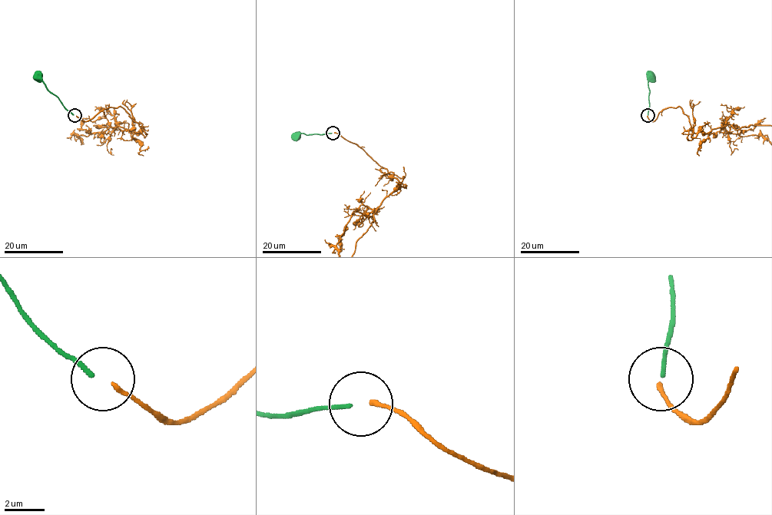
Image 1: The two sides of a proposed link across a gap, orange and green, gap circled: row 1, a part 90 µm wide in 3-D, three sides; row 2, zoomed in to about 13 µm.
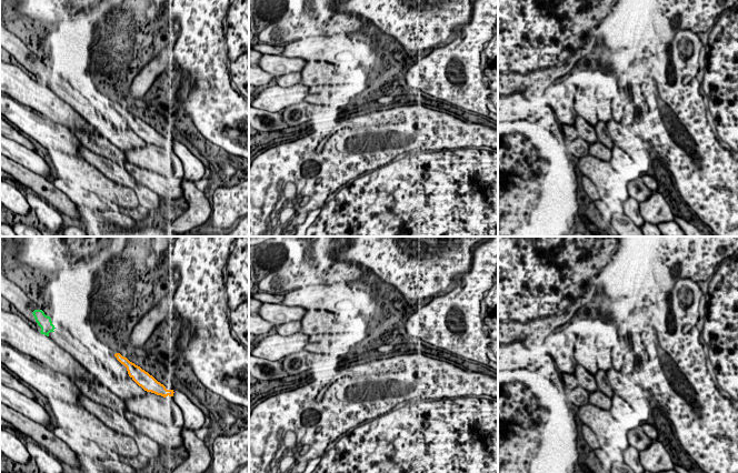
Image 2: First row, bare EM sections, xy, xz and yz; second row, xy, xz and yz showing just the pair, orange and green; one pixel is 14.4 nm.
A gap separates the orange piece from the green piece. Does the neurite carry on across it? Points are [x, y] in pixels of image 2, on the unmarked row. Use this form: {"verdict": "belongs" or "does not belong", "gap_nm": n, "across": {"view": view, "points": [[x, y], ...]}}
{"verdict": "does not belong", "gap_nm": 950, "across": {"view": "xy", "points": [[115, 106], [53, 82]]}}

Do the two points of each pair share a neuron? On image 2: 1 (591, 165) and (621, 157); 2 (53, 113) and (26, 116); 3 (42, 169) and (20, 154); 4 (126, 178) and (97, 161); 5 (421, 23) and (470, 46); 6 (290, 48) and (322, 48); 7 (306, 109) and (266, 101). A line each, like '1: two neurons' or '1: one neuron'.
1: two neurons
2: two neurons
3: one neuron
4: one neuron
5: two neurons
6: one neuron
7: two neurons

